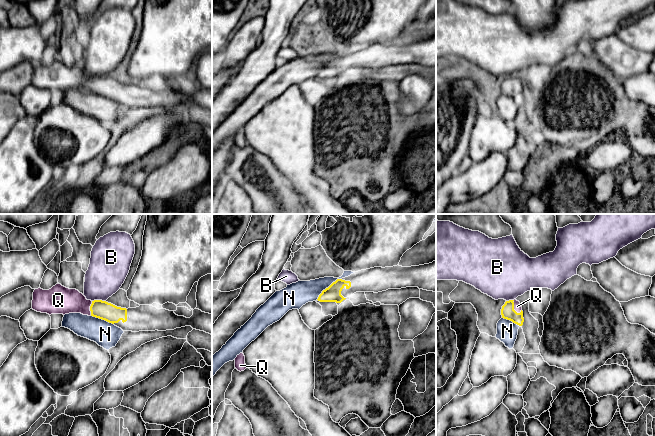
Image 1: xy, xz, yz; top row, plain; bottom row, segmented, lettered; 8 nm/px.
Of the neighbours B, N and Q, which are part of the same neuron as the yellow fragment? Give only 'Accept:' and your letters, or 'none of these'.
Accept: Q

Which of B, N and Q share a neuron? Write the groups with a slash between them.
B / N / Q

